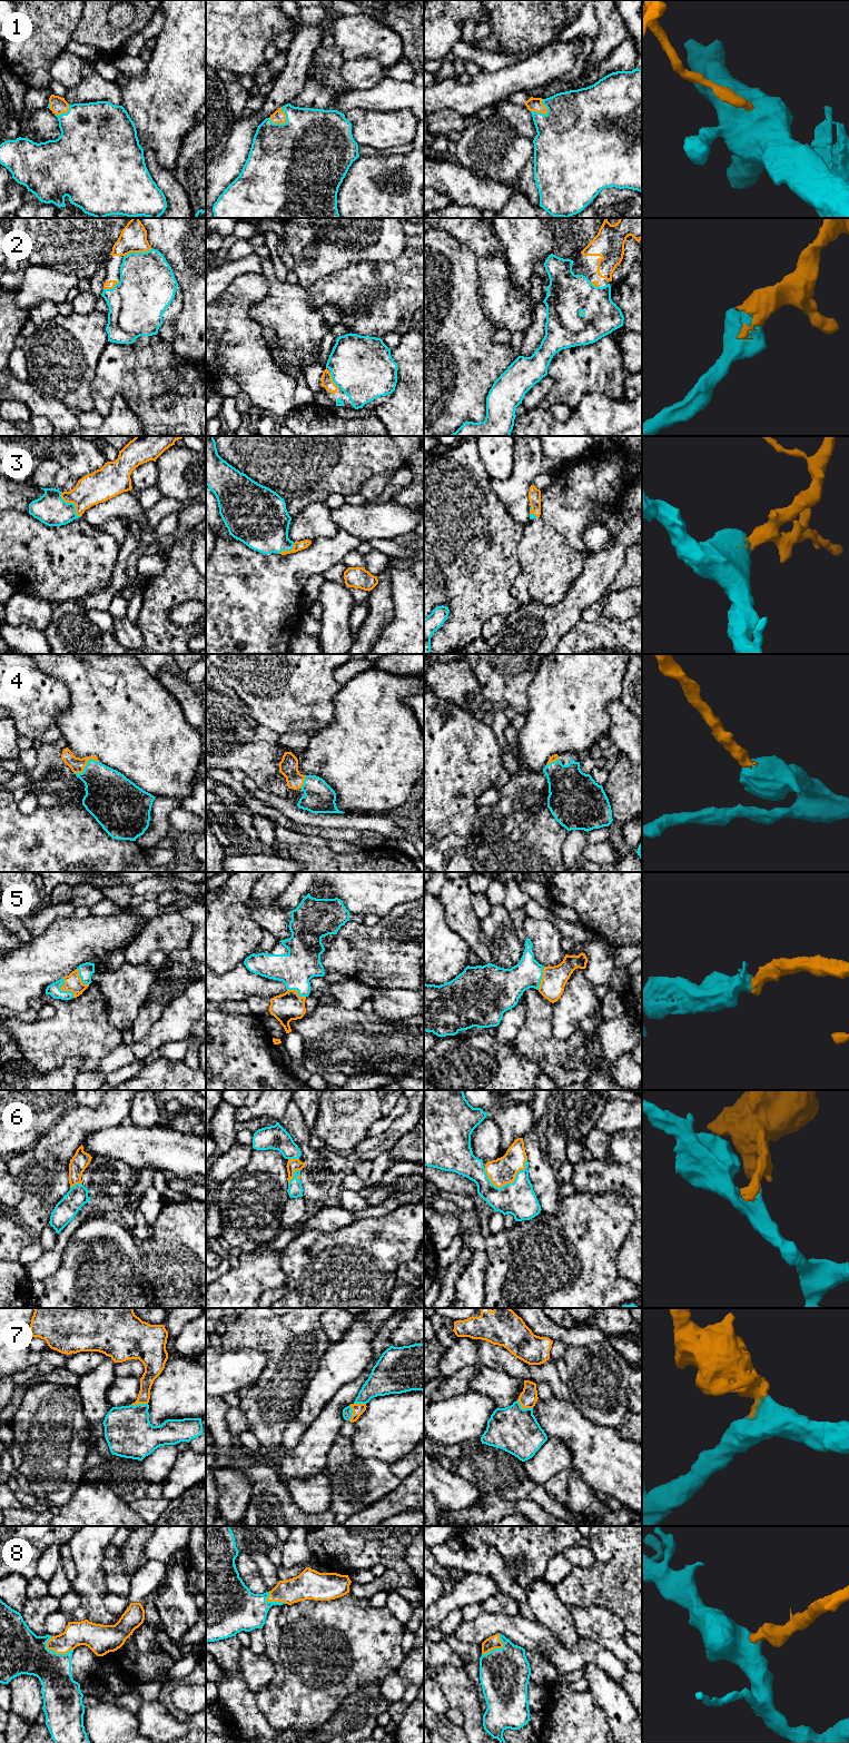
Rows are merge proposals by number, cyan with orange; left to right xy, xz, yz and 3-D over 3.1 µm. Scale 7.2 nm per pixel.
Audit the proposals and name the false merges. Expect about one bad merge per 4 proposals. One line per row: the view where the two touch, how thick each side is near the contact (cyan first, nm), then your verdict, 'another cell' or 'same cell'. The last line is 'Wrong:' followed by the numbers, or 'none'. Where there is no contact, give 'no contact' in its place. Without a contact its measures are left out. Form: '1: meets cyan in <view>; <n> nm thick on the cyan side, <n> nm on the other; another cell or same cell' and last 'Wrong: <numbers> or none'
1: meets cyan in xz; 480 nm thick on the cyan side, 100 nm on the other; same cell
2: meets cyan in xy; 400 nm thick on the cyan side, 190 nm on the other; same cell
3: meets cyan in xy; 220 nm thick on the cyan side, 220 nm on the other; same cell
4: meets cyan in xy; 340 nm thick on the cyan side, 110 nm on the other; same cell
5: meets cyan in xy; 90 nm thick on the cyan side, 130 nm on the other; same cell
6: meets cyan in yz; 240 nm thick on the cyan side, 200 nm on the other; same cell
7: meets cyan in yz; 320 nm thick on the cyan side, 140 nm on the other; same cell
8: meets cyan in xy; 320 nm thick on the cyan side, 180 nm on the other; same cell
Wrong: none

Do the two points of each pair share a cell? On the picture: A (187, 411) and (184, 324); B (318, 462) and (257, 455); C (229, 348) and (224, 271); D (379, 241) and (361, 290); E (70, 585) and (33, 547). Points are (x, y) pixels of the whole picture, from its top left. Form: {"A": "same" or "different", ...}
{"A": "different", "B": "same", "C": "different", "D": "different", "E": "same"}

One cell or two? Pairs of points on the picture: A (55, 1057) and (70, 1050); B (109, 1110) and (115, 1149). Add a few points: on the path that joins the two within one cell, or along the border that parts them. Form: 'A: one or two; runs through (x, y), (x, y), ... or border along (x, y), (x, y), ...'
A: one; runs through (58, 1053), (61, 1050), (67, 1050)
B: two; border along (119, 1123), (90, 1131), (87, 1135)

